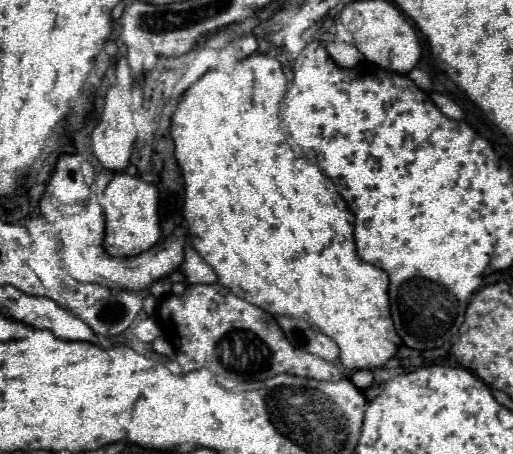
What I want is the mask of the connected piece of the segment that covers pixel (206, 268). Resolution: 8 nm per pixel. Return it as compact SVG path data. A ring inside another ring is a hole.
M189 244L185 246L185 260L181 264L181 272L187 276L187 282L191 282L191 284L213 284L213 282L217 282L213 268Z

